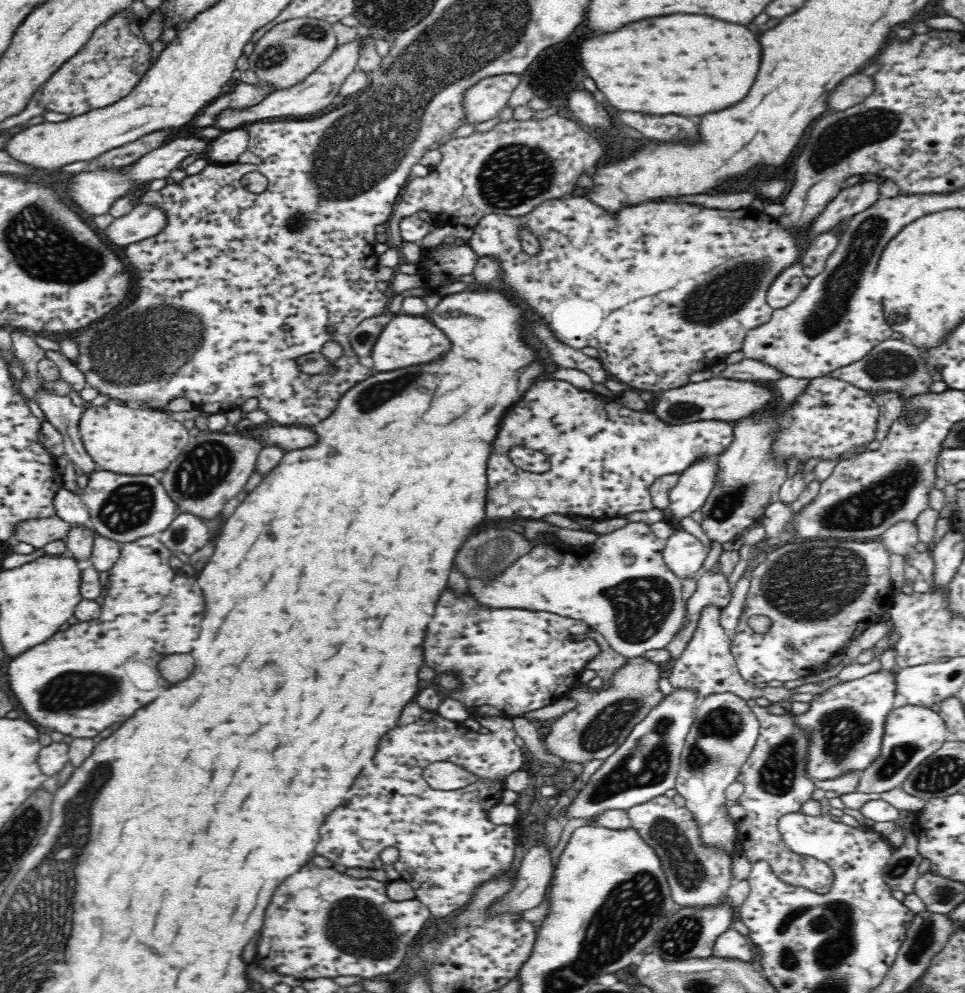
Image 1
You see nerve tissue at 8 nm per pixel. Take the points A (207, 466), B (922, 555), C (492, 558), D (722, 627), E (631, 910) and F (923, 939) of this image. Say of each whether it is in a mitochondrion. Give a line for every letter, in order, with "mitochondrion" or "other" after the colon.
A: mitochondrion
B: other
C: mitochondrion
D: other
E: mitochondrion
F: mitochondrion

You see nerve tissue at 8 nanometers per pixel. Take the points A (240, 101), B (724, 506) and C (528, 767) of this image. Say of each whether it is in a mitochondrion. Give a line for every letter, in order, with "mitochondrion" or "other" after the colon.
A: other
B: mitochondrion
C: other

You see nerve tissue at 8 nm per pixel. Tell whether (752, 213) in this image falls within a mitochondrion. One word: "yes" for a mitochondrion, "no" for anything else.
no

